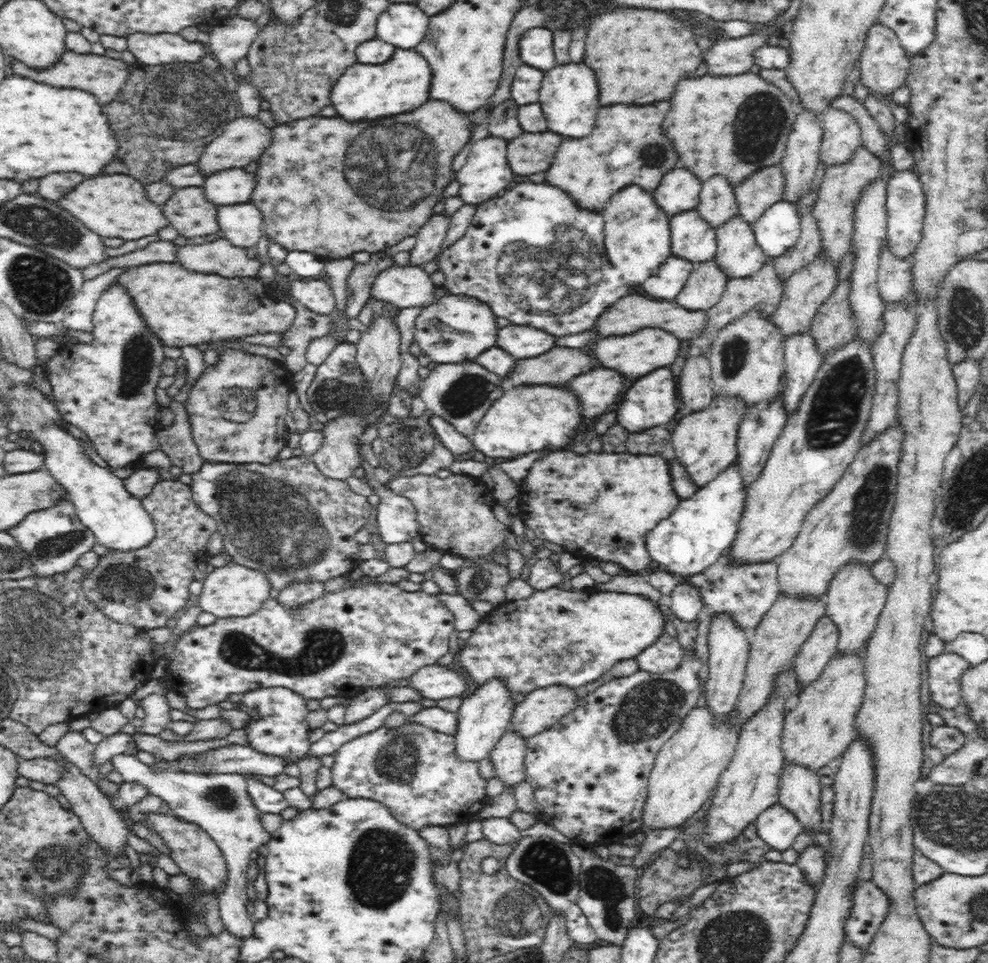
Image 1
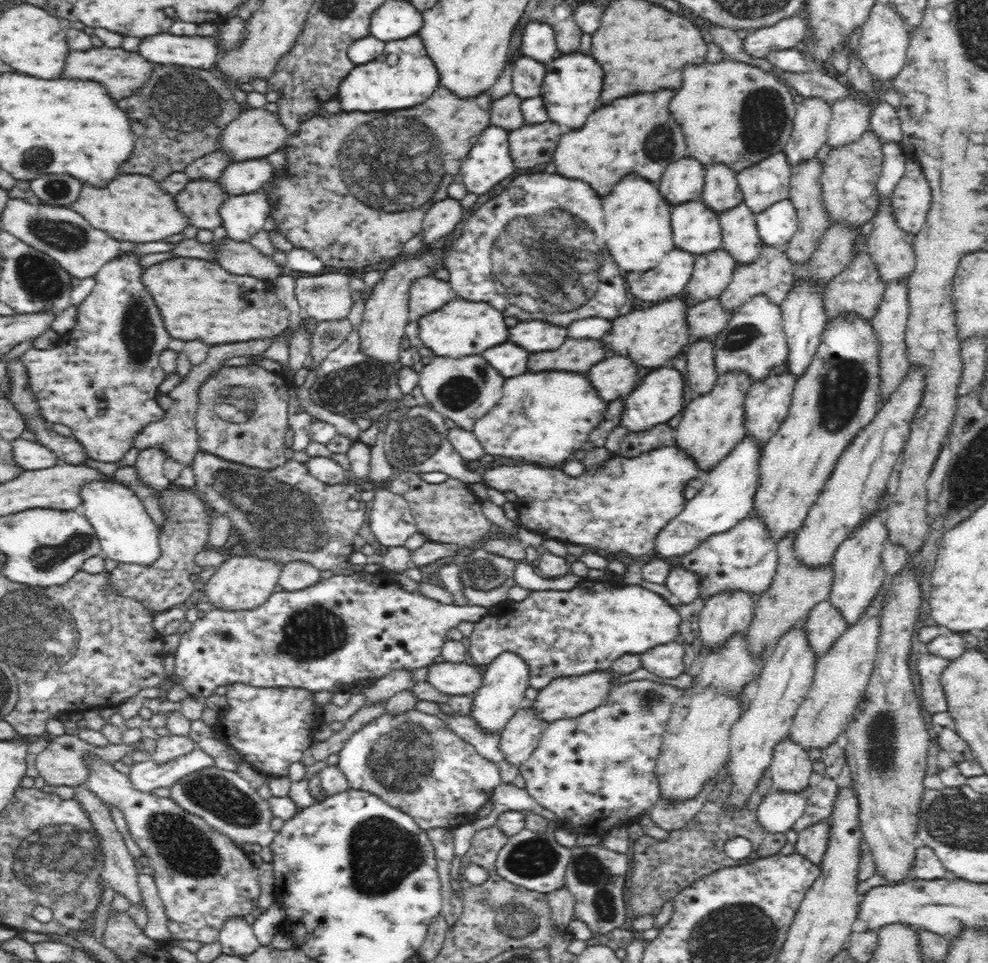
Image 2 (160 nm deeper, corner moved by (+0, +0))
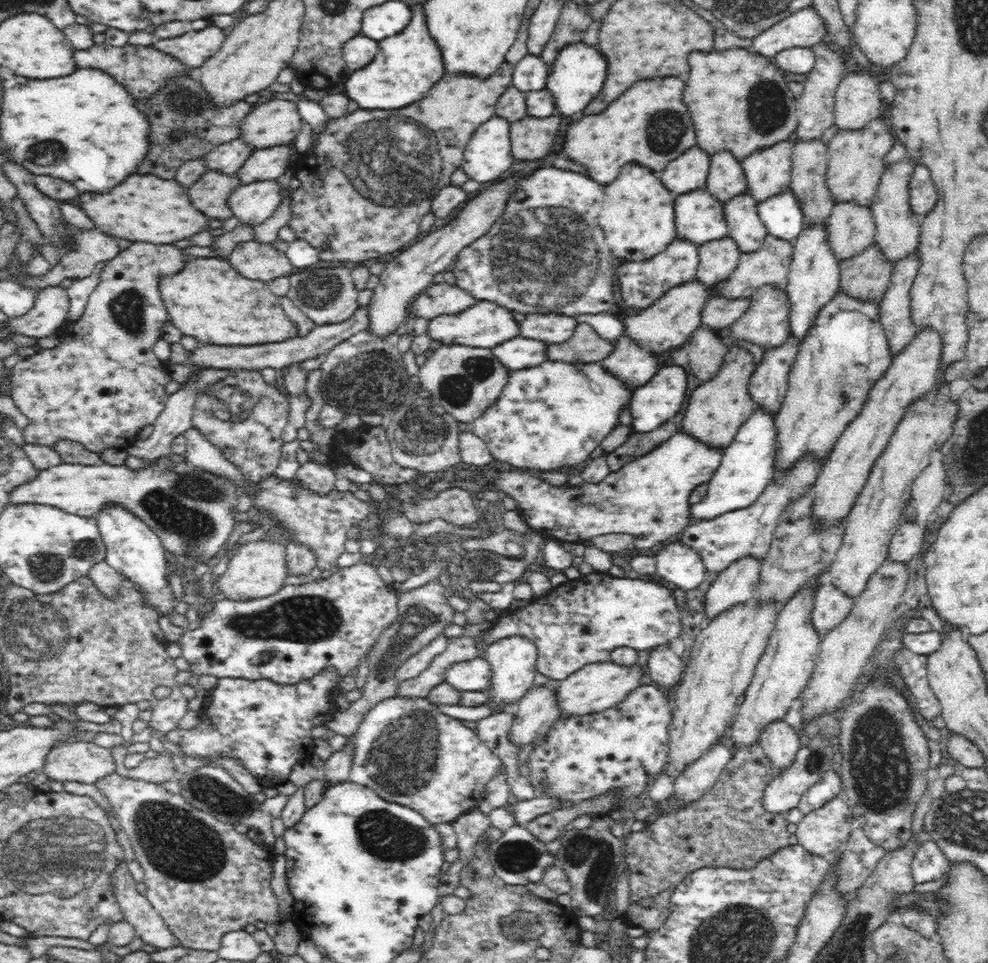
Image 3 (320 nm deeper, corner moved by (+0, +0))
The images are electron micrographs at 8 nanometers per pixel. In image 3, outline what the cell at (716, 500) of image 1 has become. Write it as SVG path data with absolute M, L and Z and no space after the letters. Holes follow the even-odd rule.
M755 409L751 418L744 422L734 440L726 447L721 464L707 482L708 490L705 497L699 503L691 505L689 512L692 512L692 518L713 521L724 513L750 506L776 476L774 464L777 463L777 450L777 429L774 416L763 409Z

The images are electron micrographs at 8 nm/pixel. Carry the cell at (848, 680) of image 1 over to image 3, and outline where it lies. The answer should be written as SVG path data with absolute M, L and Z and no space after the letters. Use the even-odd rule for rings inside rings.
M886 558L884 563L871 575L867 588L854 599L854 606L848 616L834 629L829 630L821 639L820 654L815 660L814 676L801 693L802 714L804 718L822 716L838 708L850 696L852 684L862 676L862 668L875 652L886 625L892 619L894 610L902 600L908 586L908 566L906 562Z

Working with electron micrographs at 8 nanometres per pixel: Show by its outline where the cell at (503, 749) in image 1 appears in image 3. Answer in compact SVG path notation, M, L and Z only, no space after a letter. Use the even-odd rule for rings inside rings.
M540 684L532 686L516 703L516 716L509 739L518 748L534 742L538 736L547 734L560 718L556 689Z

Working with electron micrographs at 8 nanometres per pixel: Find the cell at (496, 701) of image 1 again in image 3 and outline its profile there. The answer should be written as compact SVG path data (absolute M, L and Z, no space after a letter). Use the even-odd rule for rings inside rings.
M508 637L486 646L482 656L492 668L492 678L487 691L489 698L486 704L493 709L494 714L514 710L520 698L534 686L534 678L536 678L537 672L537 646L532 641L525 640L524 637Z

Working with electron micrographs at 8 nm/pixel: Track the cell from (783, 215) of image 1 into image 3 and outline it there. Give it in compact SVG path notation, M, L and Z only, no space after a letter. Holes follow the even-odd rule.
M790 189L782 190L758 203L757 211L768 236L792 242L800 234L800 230L805 228L804 213Z

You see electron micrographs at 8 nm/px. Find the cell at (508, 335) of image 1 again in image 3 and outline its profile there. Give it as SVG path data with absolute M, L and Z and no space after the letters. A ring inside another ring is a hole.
M530 313L523 322L519 322L519 331L524 338L536 338L546 344L560 344L573 335L576 325L575 317L567 314Z

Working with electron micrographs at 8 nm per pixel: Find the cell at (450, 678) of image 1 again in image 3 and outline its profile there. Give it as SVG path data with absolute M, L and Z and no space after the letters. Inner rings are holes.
M482 655L457 663L448 668L445 676L448 684L460 691L488 691L492 668Z

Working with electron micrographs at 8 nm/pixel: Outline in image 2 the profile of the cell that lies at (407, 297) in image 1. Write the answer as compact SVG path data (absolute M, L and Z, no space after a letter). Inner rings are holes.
M434 276L413 280L409 290L409 310L412 316L421 317L438 310L445 303L458 298L449 281Z

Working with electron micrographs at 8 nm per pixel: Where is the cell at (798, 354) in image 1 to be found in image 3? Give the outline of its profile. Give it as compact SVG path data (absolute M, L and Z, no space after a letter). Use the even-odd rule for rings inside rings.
M826 221L818 227L806 226L793 239L793 252L788 282L785 288L788 297L789 328L791 334L802 344L803 338L810 332L818 312L839 290L840 261L829 246Z

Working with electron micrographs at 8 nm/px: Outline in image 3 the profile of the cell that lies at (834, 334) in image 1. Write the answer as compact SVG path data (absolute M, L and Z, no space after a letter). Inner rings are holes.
M875 243L864 249L862 253L856 254L855 257L841 261L839 267L841 274L839 289L854 298L880 302L884 291L890 286L894 264L892 261L885 260L881 248Z

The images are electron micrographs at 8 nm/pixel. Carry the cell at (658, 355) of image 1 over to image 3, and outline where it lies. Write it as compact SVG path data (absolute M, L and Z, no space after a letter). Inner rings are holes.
M696 278L684 282L683 285L668 290L663 297L660 297L648 308L642 309L641 312L623 320L625 336L636 341L641 348L647 349L653 354L662 354L670 348L678 348L678 346L686 343L696 328L702 324L702 309L709 298L716 295L716 286L707 286Z

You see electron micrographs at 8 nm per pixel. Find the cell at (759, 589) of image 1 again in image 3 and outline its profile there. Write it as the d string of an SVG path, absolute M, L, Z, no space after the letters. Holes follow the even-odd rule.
M804 457L803 461L795 463L795 469L788 469L778 478L772 479L759 498L746 508L724 513L713 521L703 521L690 524L680 535L679 539L689 548L700 553L706 570L722 572L728 565L743 557L753 557L762 560L770 550L771 540L775 537L775 529L779 524L780 513L787 505L810 490L814 486L819 472L822 471L820 462L813 457Z

